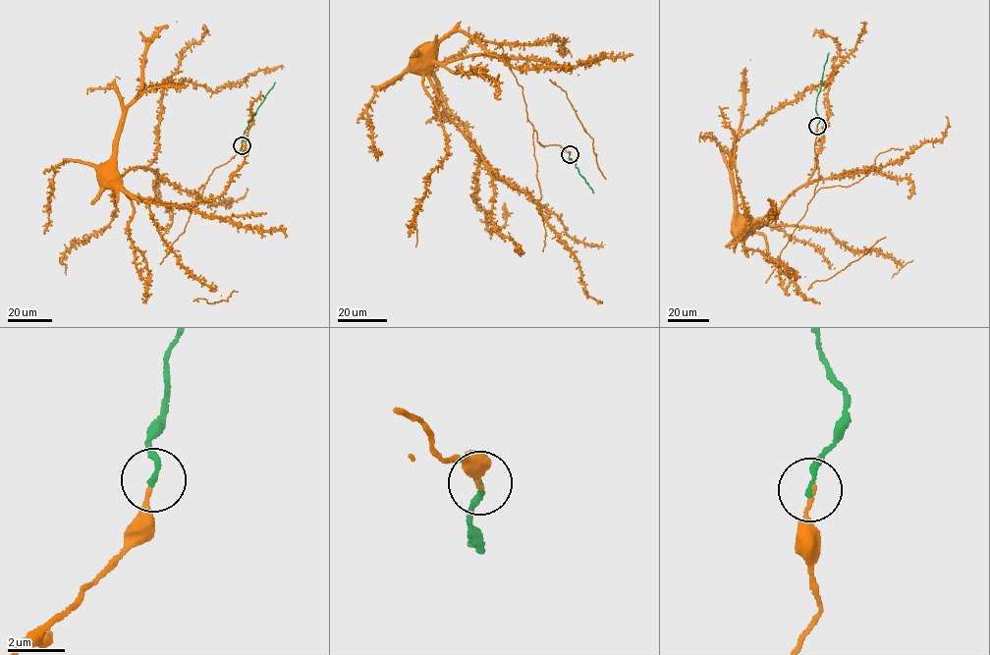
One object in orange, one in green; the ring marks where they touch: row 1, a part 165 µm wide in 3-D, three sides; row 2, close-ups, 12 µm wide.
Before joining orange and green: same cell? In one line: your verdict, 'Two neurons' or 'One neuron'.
One neuron

